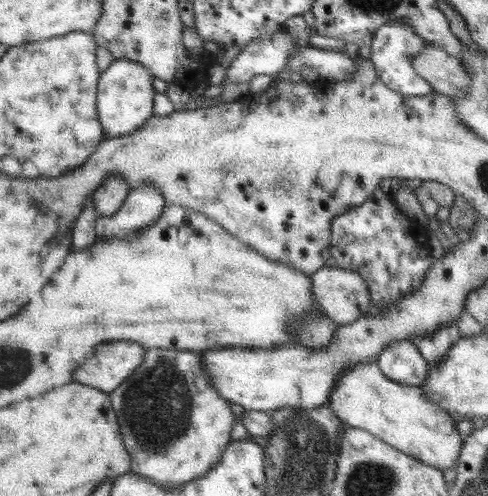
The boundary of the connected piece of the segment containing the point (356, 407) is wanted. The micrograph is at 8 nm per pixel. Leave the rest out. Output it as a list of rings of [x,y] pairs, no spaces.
[[[377,359],[360,362],[338,377],[330,394],[329,410],[349,427],[366,430],[392,448],[442,472],[456,466],[465,440],[458,433],[453,416],[430,403],[419,386],[388,380],[376,362]]]

